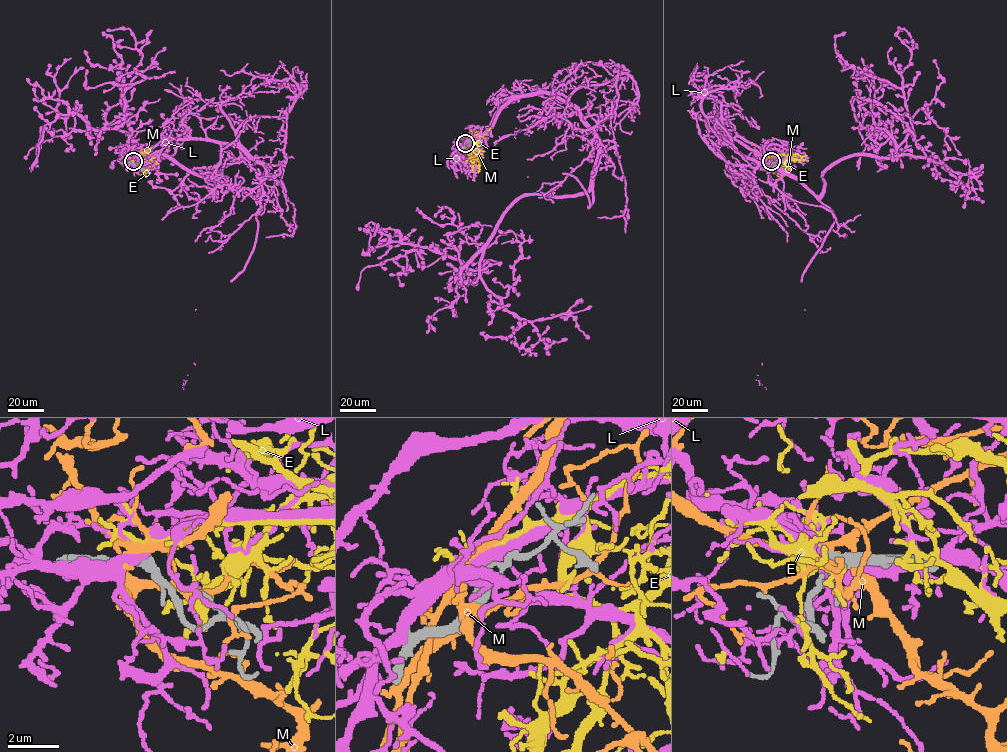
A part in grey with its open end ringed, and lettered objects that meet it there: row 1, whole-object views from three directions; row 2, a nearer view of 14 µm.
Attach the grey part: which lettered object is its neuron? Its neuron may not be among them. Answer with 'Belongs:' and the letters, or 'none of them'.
Belongs: E

